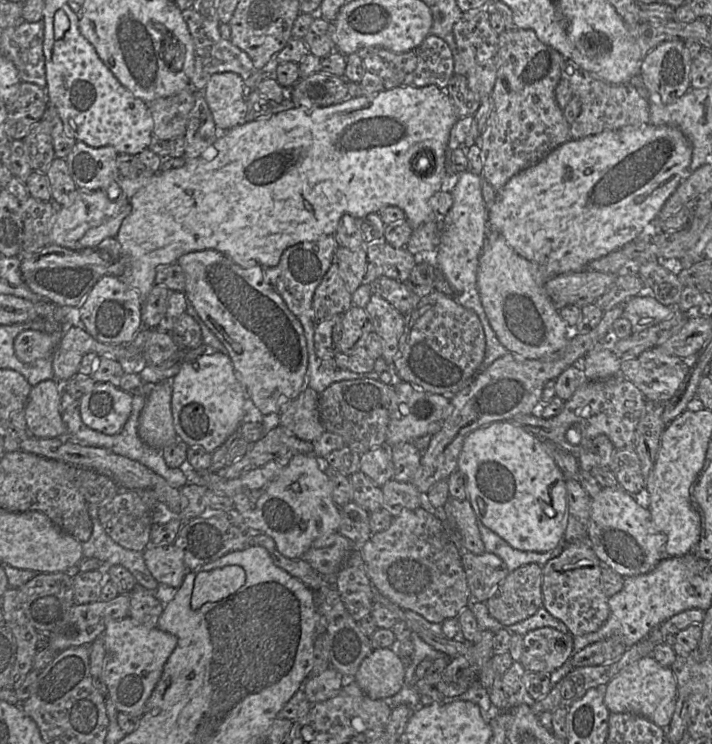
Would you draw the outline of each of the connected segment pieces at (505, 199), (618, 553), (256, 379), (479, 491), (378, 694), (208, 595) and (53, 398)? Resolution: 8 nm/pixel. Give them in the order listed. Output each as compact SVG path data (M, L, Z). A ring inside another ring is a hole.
M670 125L627 126L571 139L537 164L514 175L488 209L488 233L498 232L522 257L555 277L584 270L589 262L648 233L667 199L687 177L692 147L680 129Z
M621 487L601 488L599 493L594 498L591 498L588 541L598 559L624 578L647 573L653 569L663 557L668 557L664 556L667 536L656 529L649 509L638 504L633 495Z
M212 249L186 253L177 263L186 276L184 294L187 300L228 350L236 378L242 384L247 397L262 415L279 413L286 404L308 387L305 385L308 368L307 342L298 318L267 282L261 266L242 268L224 254Z
M510 421L493 422L465 438L458 459L467 499L482 524L520 551L548 552L564 539L567 526L566 478L543 447L543 440Z
M390 648L373 650L360 664L353 681L371 699L384 700L402 688L405 666Z
M224 566L200 571L196 574L190 606L193 610L197 610L207 602L225 599L241 588L245 580L245 571L240 566Z
M54 379L32 387L25 406L27 431L38 438L52 438L69 433L61 412L62 384Z

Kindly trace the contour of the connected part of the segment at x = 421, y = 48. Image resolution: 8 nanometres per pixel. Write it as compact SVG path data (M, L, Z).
M429 34L415 49L404 53L395 53L384 48L365 50L362 53L362 63L363 77L358 84L365 95L400 86L436 85L445 91L454 75L454 60L450 47L442 38L433 34Z

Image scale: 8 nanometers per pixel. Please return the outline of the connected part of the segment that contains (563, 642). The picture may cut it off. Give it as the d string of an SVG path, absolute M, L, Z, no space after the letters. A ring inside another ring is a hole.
M543 627L523 636L520 663L526 671L551 674L574 654L572 635L552 627Z

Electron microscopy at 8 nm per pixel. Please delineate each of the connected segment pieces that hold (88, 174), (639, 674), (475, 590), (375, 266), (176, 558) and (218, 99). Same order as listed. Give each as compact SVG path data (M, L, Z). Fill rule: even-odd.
M77 141L65 158L69 173L80 190L103 190L108 197L120 196L119 180L122 178L118 166L118 152L113 146L93 148Z
M644 656L607 683L603 699L610 713L643 716L661 728L668 728L675 710L677 683L671 668L661 666L652 656Z
M463 549L462 563L470 590L470 603L485 603L510 573L501 558L486 551L476 555Z
M384 239L366 244L365 282L387 277L405 283L417 263L417 257L405 247L395 248Z
M175 544L149 545L143 556L149 571L160 584L178 589L189 572L183 551Z
M235 72L213 74L204 96L219 132L225 132L244 122L246 114L246 87Z

